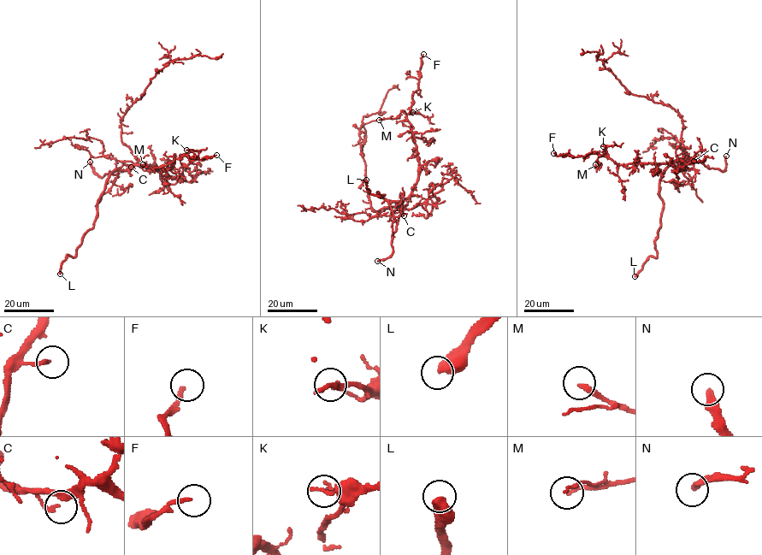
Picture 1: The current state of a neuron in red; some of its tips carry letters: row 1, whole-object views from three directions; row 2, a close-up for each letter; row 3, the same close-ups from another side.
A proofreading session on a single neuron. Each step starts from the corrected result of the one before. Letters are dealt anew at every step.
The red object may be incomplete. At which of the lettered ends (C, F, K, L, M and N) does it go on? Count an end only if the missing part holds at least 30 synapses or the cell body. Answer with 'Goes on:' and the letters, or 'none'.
Goes on: L, M, N

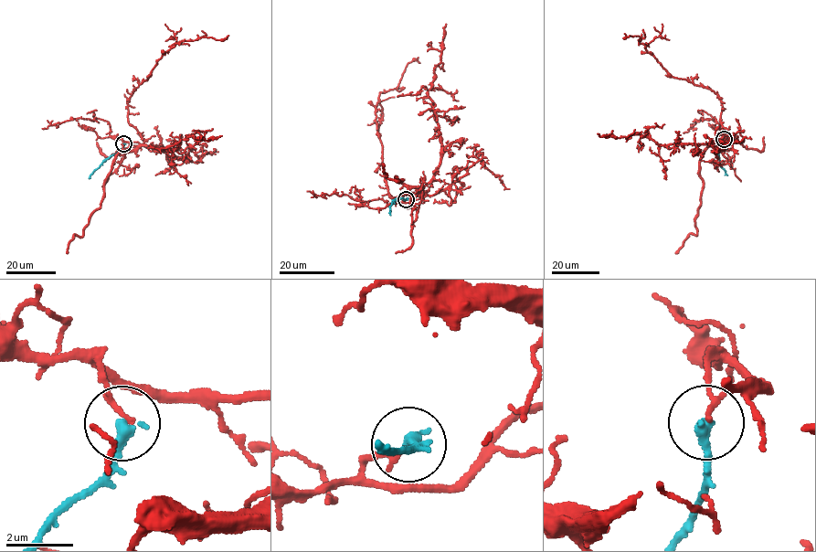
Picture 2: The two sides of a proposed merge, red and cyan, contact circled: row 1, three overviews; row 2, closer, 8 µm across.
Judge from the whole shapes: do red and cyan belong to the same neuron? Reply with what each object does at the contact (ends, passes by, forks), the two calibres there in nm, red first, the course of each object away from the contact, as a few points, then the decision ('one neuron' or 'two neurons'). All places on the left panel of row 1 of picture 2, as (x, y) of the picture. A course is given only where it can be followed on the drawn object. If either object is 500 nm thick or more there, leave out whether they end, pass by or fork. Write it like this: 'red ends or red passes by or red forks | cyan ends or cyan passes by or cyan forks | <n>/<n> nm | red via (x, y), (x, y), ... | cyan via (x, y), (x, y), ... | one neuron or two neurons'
red ends | cyan ends | 150/360 nm | red via (123, 143), (121, 139), (143, 143), (129, 122), (128, 102), (162, 55), (179, 41), (228, 36) | cyan via (123, 143), (89, 178) | two neurons

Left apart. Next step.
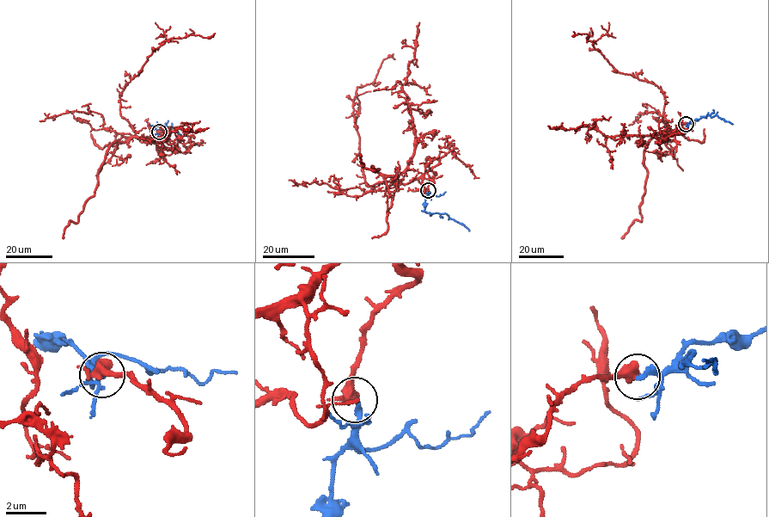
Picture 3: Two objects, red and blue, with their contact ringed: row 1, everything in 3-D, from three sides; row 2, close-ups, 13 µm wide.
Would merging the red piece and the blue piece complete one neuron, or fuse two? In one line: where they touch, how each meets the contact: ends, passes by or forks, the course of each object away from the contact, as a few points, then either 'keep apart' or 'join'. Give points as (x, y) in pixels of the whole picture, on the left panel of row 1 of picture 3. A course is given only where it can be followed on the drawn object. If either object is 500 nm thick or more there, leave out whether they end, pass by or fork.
at (159, 132); red passes by; blue ends there; red runs (159, 132), (167, 139), (135, 137), (121, 115), (120, 96), (127, 83), (165, 40), (215, 33); blue runs (159, 132), (152, 125), (173, 126), (181, 137); join

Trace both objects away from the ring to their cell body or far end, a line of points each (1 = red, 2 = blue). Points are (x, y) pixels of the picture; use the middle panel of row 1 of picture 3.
1: (428, 190), (431, 170), (407, 183), (367, 186), (360, 163), (352, 113), (356, 90), (375, 81), (393, 53)
2: (428, 190), (425, 212), (446, 213), (469, 230)

